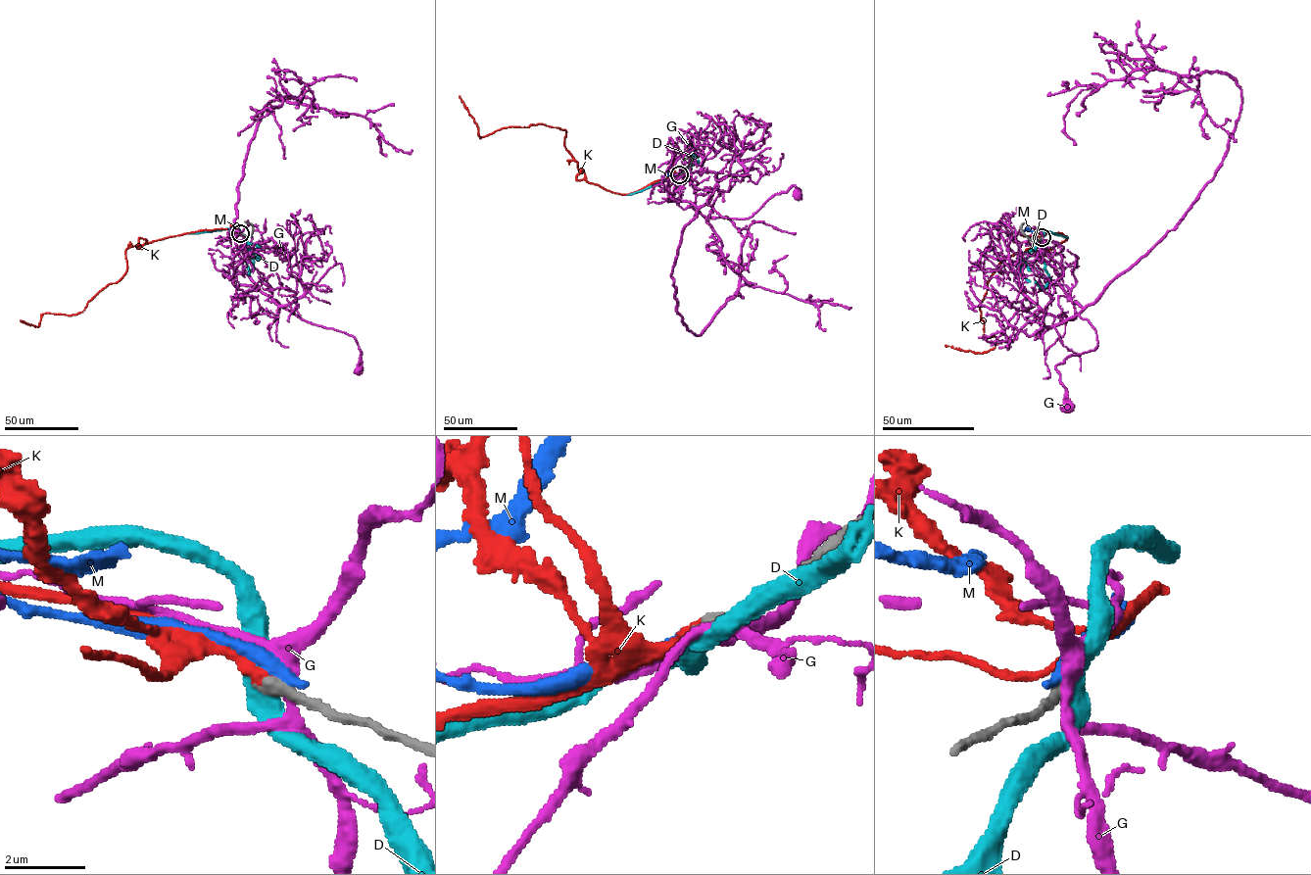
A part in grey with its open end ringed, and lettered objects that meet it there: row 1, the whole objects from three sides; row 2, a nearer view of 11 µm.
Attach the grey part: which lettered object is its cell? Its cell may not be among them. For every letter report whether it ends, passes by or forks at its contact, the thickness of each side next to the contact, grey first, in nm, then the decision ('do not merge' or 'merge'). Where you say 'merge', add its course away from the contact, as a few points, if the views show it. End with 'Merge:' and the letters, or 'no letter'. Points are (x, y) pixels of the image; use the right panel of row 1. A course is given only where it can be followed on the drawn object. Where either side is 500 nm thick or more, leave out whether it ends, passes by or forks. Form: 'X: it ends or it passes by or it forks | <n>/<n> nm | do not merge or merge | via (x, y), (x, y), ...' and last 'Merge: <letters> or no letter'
D: it passes by | 340/480 nm | do not merge
G: it forks | 360/300 nm | do not merge
K: it ends | 340/300 nm | merge | via (1042, 237), (1067, 238), (1035, 243), (991, 277), (980, 309), (995, 348), (946, 345)
M: it ends | 360/400 nm | do not merge
Merge: K

